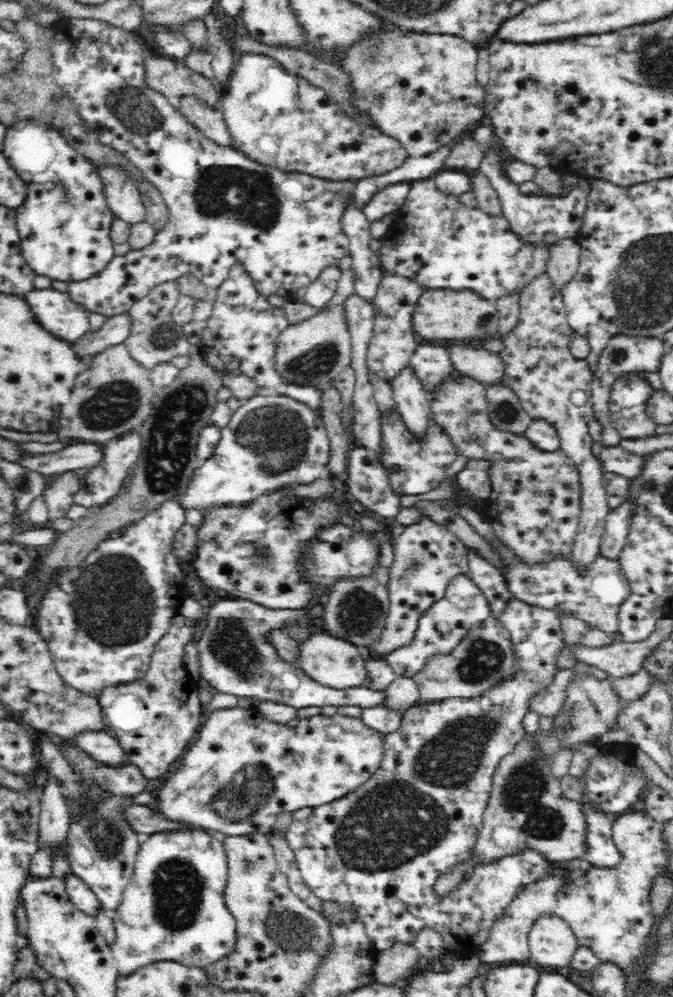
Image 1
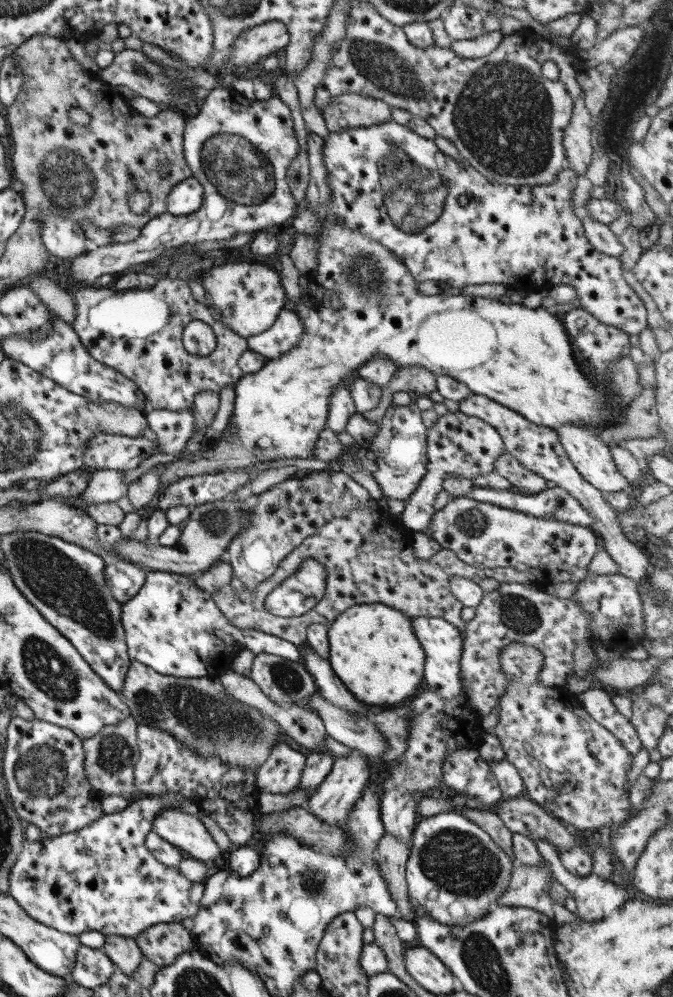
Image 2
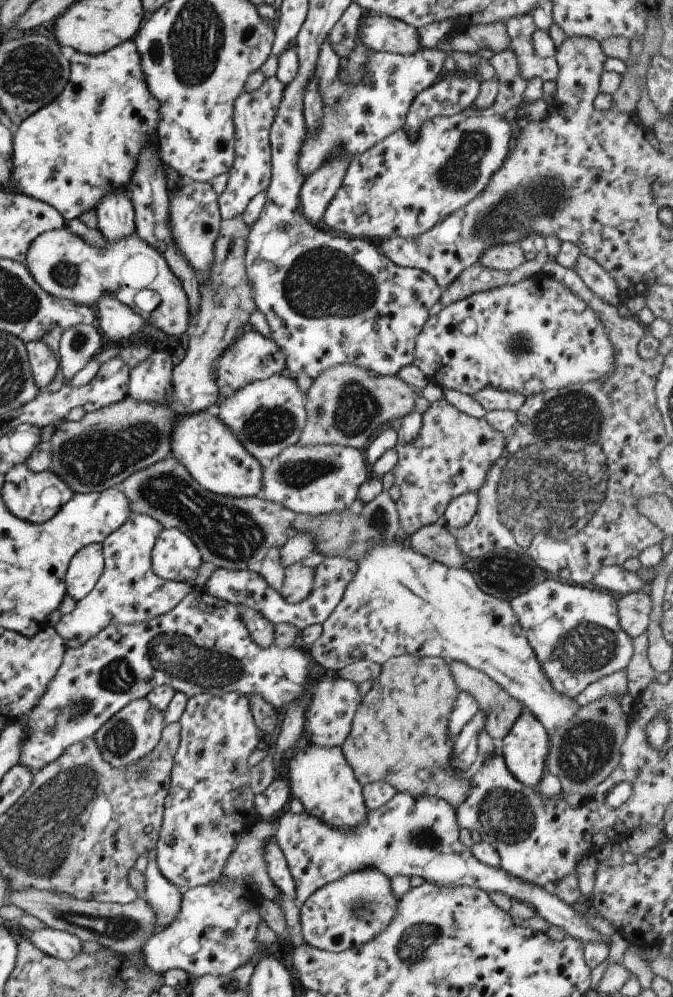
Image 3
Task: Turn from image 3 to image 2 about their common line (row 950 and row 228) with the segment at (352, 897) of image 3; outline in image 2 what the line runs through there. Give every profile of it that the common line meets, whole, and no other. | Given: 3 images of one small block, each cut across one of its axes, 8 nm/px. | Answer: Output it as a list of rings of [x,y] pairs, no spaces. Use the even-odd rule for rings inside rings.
[[[311,132],[305,133],[307,154],[308,154],[308,169],[309,181],[306,187],[304,199],[301,206],[307,209],[313,209],[318,214],[318,219],[322,222],[322,234],[318,236],[318,263],[316,269],[308,273],[301,283],[301,292],[297,302],[289,302],[291,309],[300,318],[303,325],[303,332],[301,333],[298,343],[291,347],[285,354],[276,359],[268,359],[266,363],[254,373],[247,373],[240,376],[240,379],[234,384],[234,400],[232,414],[228,418],[226,430],[222,434],[218,442],[228,442],[229,444],[239,444],[239,447],[245,450],[255,451],[256,456],[260,456],[262,460],[275,460],[279,458],[310,458],[312,450],[317,440],[318,432],[321,432],[325,427],[326,416],[328,415],[328,396],[332,393],[332,388],[336,384],[347,385],[353,378],[355,378],[358,366],[361,366],[367,359],[373,357],[387,357],[397,367],[420,366],[421,368],[429,370],[434,375],[444,374],[452,376],[455,380],[466,384],[471,394],[483,395],[501,406],[509,407],[509,410],[517,412],[539,426],[547,428],[557,428],[562,424],[577,424],[577,425],[592,425],[597,429],[614,426],[621,422],[626,414],[627,405],[623,404],[620,396],[609,388],[605,383],[599,384],[595,382],[595,378],[589,376],[578,362],[577,358],[571,352],[570,340],[565,332],[564,326],[560,319],[555,317],[555,313],[546,310],[542,307],[527,308],[522,304],[509,303],[504,304],[494,299],[468,296],[468,295],[449,295],[443,297],[441,293],[435,295],[423,295],[418,293],[416,289],[415,279],[408,273],[408,269],[400,262],[401,258],[392,255],[382,244],[375,240],[363,236],[360,232],[351,232],[342,226],[340,218],[328,208],[328,200],[330,199],[330,188],[327,184],[326,170],[322,163],[323,155],[323,140],[318,135]]]

